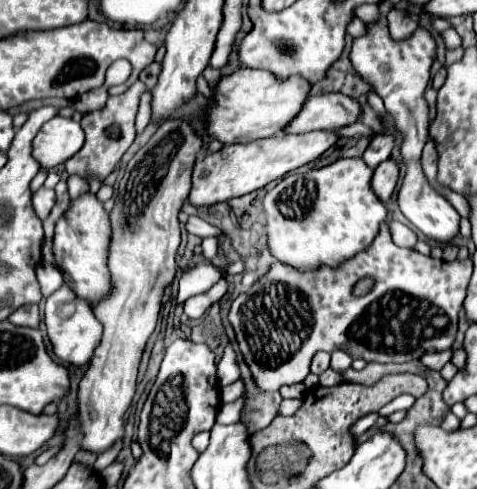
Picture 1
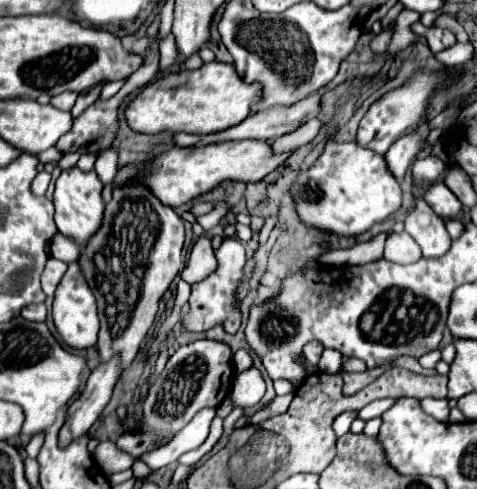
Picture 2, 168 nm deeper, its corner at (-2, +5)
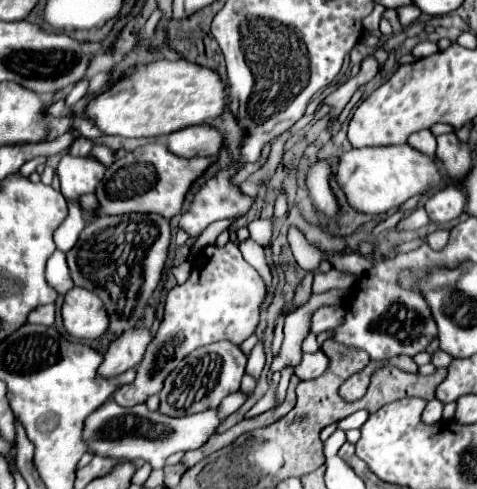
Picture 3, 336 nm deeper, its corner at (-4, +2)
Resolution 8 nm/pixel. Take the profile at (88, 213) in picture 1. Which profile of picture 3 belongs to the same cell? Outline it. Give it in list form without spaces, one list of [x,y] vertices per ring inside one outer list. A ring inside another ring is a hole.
[[[64,154],[56,174],[62,184],[62,194],[66,200],[78,200],[82,194],[94,192],[96,184],[104,178],[106,166],[94,156],[72,156]]]

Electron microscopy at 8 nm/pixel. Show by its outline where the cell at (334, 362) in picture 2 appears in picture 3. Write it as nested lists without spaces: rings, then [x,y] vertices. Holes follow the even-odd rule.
[[[320,350],[316,354],[302,354],[302,360],[294,368],[294,374],[300,380],[312,380],[312,378],[318,378],[326,368],[328,368],[328,358]]]

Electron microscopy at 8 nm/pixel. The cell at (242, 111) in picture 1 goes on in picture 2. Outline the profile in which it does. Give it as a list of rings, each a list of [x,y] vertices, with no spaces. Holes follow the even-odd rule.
[[[204,63],[200,69],[196,71],[180,71],[180,73],[172,73],[172,75],[164,75],[160,79],[156,79],[152,85],[146,85],[146,89],[142,89],[138,93],[138,97],[126,105],[124,115],[126,121],[130,123],[130,127],[138,133],[160,133],[160,131],[186,131],[186,133],[198,133],[198,135],[210,135],[210,133],[220,133],[222,129],[230,129],[238,123],[242,123],[248,115],[252,115],[252,105],[262,101],[262,85],[258,83],[246,83],[234,65],[226,65],[226,63]],[[176,81],[186,81],[184,85],[180,85],[176,89]]]

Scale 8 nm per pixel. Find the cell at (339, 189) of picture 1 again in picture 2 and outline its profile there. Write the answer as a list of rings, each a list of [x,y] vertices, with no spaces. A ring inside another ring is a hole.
[[[330,136],[318,161],[302,171],[290,187],[298,219],[312,229],[336,237],[360,237],[376,223],[386,221],[400,209],[402,191],[386,169],[382,155],[362,149],[358,143],[337,143]]]

